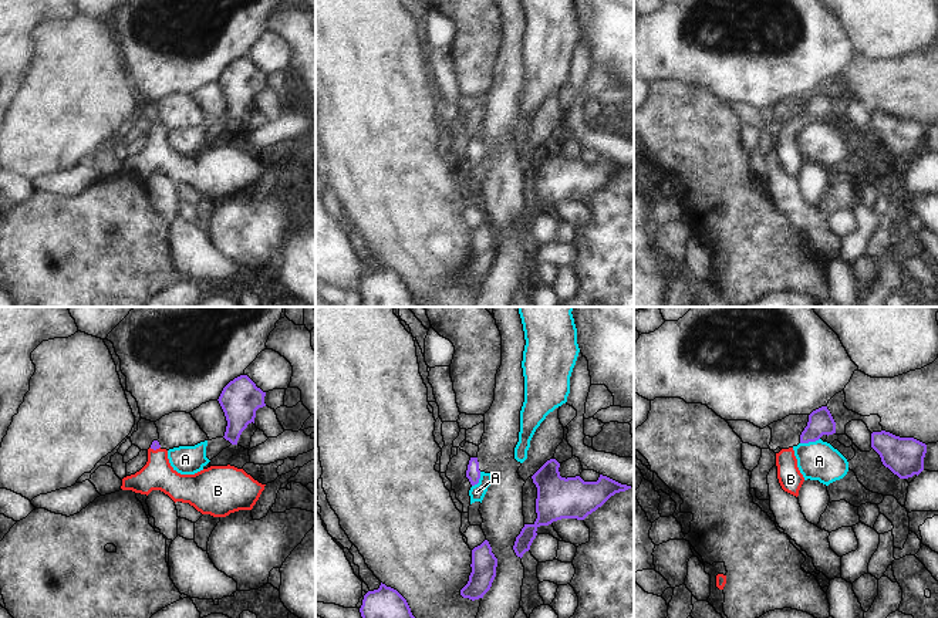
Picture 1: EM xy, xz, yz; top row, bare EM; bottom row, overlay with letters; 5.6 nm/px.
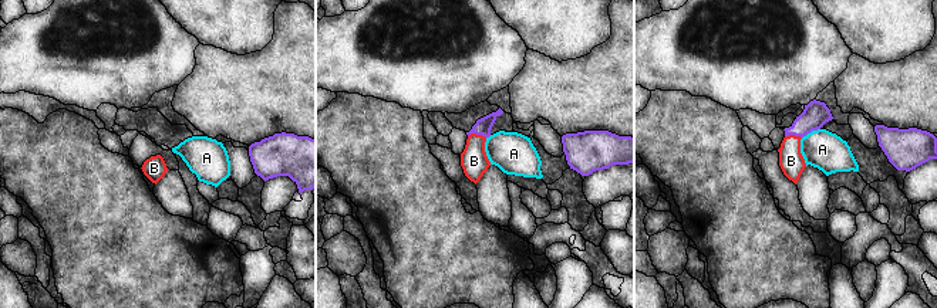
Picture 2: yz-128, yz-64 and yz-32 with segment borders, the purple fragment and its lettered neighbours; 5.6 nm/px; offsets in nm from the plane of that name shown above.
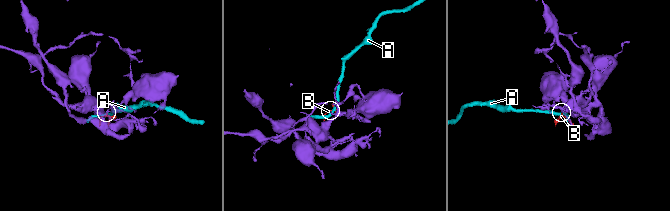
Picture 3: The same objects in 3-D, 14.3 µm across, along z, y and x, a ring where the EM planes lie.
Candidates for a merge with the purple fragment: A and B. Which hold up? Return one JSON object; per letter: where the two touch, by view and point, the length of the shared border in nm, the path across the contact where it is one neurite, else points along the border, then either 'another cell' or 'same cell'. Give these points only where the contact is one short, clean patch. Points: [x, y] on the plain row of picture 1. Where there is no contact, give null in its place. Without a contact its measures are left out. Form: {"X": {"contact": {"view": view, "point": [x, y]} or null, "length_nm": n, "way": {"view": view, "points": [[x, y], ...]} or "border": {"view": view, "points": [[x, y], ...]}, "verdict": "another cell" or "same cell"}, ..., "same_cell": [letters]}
{"A": {"contact": {"view": "yz", "point": [809, 122]}, "length_nm": 120, "border": {"view": "yz", "points": [[819, 120], [800, 125]]}, "verdict": "another cell"}, "B": {"contact": {"view": "xy", "point": [154, 131]}, "length_nm": 60, "way": {"view": "xy", "points": [[155, 127], [154, 131], [157, 156]]}, "verdict": "same cell"}, "same_cell": ["B"]}

